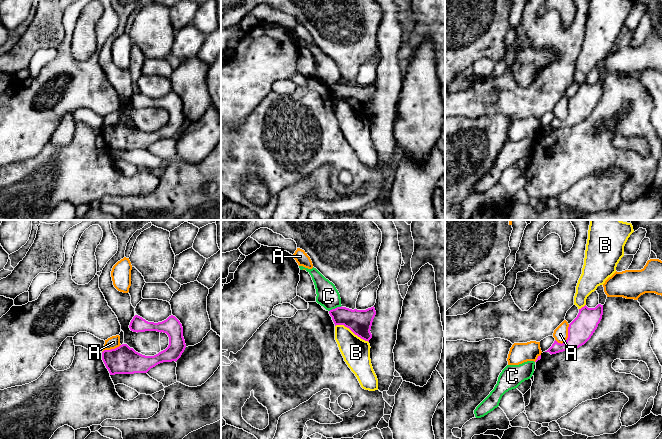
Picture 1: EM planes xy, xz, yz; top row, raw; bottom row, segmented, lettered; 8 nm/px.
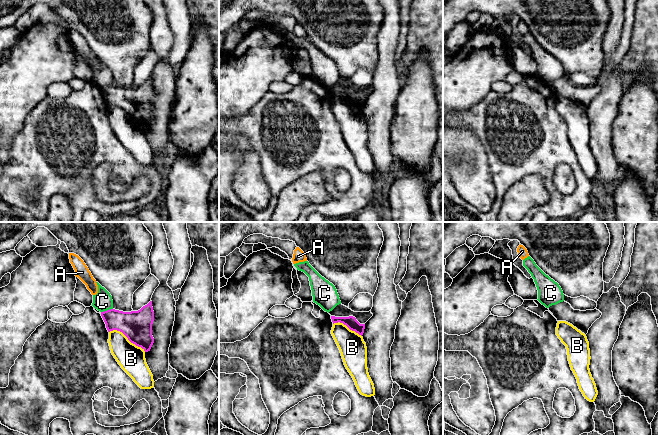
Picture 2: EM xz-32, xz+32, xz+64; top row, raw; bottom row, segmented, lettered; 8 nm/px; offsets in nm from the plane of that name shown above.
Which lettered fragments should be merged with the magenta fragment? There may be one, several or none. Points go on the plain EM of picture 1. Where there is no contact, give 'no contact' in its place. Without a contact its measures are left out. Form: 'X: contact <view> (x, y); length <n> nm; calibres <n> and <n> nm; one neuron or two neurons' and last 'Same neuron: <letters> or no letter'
A: contact yz (568, 112); length 180 nm; calibres 200 and 120 nm; two neurons
B: contact xz (352, 107); length 300 nm; calibres 190 and 220 nm; two neurons
C: contact xz (335, 84); length 120 nm; calibres 190 and 180 nm; two neurons
Same neuron: no letter

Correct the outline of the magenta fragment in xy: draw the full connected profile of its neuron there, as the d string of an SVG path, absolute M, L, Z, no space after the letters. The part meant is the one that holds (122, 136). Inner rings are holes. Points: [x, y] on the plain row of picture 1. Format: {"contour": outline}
{"contour": "M135 91L129 104L133 108L157 107L169 113L168 123L154 132L145 132L130 124L127 120L102 128L102 136L110 151L147 149L151 144L163 138L177 137L186 124L183 103L173 91L158 99L148 98Z"}

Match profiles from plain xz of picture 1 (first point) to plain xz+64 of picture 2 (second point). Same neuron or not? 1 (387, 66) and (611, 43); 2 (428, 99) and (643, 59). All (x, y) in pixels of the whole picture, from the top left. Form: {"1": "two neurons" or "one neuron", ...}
{"1": "one neuron", "2": "two neurons"}

